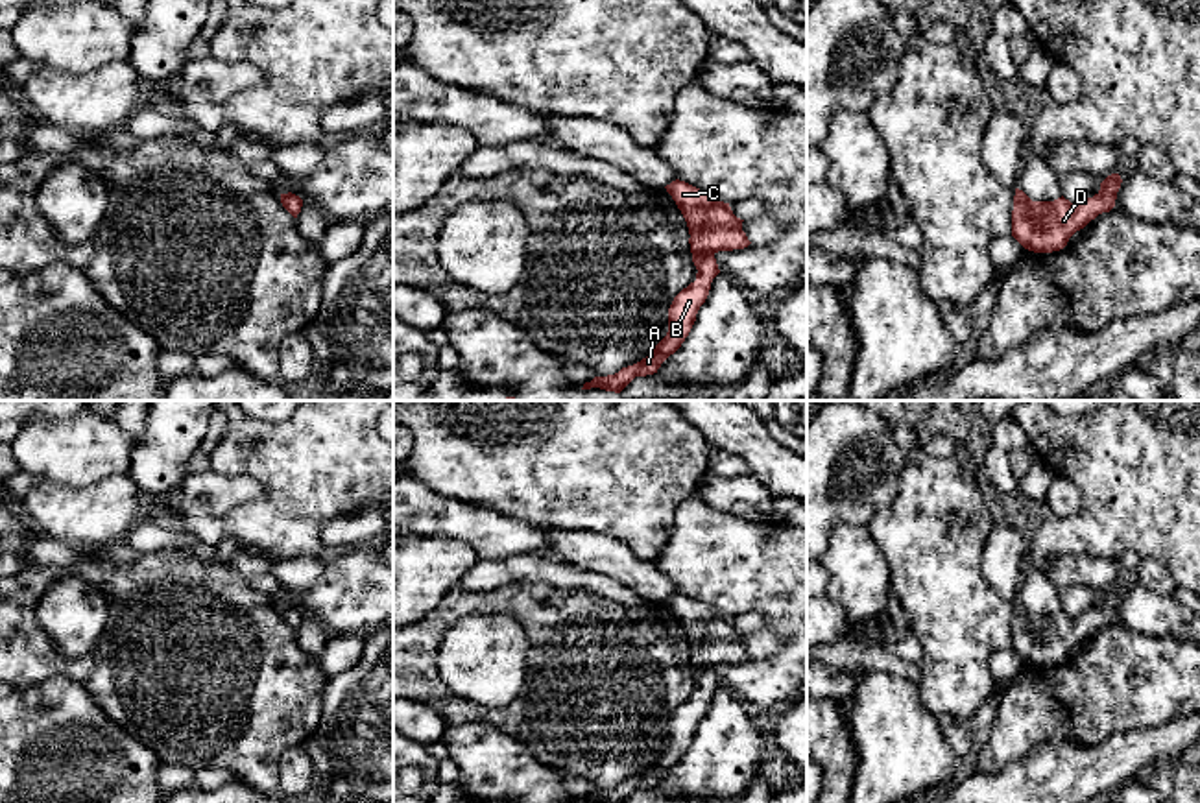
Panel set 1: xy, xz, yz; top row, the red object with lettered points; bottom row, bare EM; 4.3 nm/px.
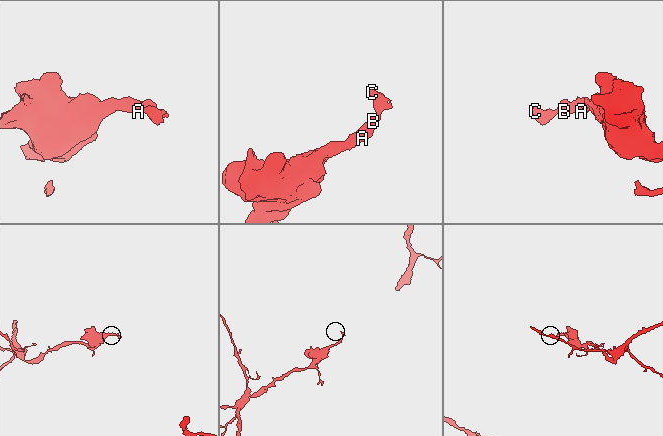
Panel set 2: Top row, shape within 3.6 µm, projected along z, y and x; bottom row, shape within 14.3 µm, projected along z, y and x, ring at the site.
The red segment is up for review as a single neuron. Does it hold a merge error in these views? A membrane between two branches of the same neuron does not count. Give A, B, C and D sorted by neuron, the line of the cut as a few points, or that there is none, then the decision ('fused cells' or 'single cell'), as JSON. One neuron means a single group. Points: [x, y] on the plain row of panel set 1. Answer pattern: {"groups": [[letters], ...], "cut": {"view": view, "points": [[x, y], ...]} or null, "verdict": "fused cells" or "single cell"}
{"groups": [["A", "B", "C", "D"]], "cut": null, "verdict": "single cell"}

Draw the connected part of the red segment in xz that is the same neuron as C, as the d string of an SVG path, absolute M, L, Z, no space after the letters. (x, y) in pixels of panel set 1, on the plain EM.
M672 594L665 600L676 615L689 641L696 694L683 701L668 722L668 746L641 775L622 781L615 788L594 790L582 803L624 803L635 790L657 786L661 777L674 768L689 749L700 720L705 716L713 692L720 687L714 668L718 665L744 663L751 655L742 644L729 617L685 596Z

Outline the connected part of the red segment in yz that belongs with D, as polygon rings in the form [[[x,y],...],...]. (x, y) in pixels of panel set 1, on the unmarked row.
[[[1111,587],[1100,596],[1100,604],[1093,611],[1080,617],[1071,617],[1063,609],[1054,615],[1032,615],[1015,602],[1012,650],[1034,666],[1060,665],[1076,644],[1115,620],[1121,596],[1121,589]]]

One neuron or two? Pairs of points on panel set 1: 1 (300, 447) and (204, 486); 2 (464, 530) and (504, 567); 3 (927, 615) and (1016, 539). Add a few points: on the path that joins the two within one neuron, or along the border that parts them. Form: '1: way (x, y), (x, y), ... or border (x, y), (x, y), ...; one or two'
1: border (211, 467), (224, 475), (250, 475), (266, 493); two
2: border (532, 551), (497, 560), (480, 560); two
3: border (996, 527), (984, 547), (983, 576), (1010, 600); two

